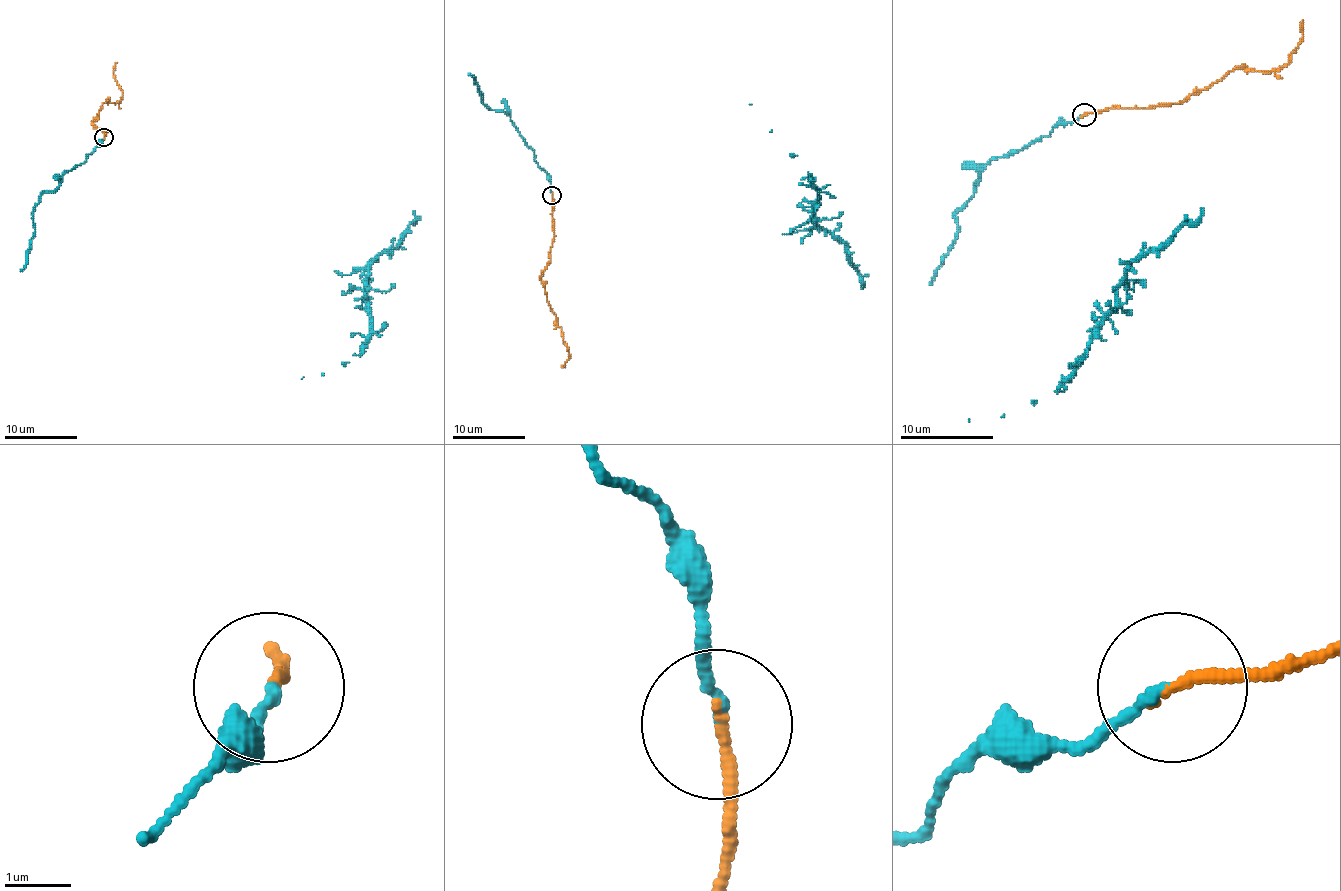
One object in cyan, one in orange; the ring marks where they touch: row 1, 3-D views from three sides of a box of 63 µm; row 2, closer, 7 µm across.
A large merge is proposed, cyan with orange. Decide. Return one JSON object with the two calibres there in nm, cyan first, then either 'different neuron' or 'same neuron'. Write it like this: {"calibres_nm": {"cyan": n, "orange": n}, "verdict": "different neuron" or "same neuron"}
{"calibres_nm": {"cyan": 150, "orange": 170}, "verdict": "same neuron"}

